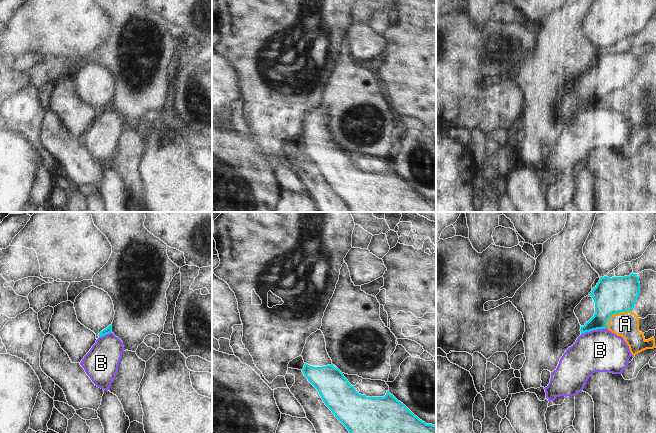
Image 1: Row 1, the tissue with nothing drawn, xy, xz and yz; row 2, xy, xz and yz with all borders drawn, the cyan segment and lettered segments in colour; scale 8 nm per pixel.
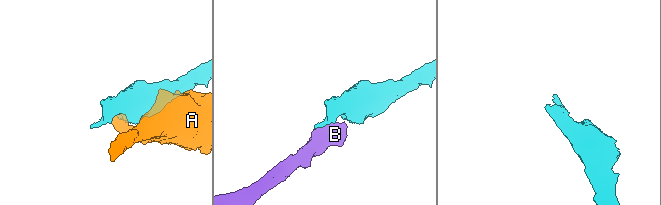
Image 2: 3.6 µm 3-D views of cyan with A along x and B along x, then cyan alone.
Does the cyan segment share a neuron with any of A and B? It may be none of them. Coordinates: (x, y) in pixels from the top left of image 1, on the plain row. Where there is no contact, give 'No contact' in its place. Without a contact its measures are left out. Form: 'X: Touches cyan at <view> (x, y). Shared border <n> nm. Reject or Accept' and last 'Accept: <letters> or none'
A: Touches cyan at yz (615, 89). Shared border 240 nm. Reject
B: Touches cyan at yz (593, 105). Shared border 220 nm. Reject
Accept: none.

